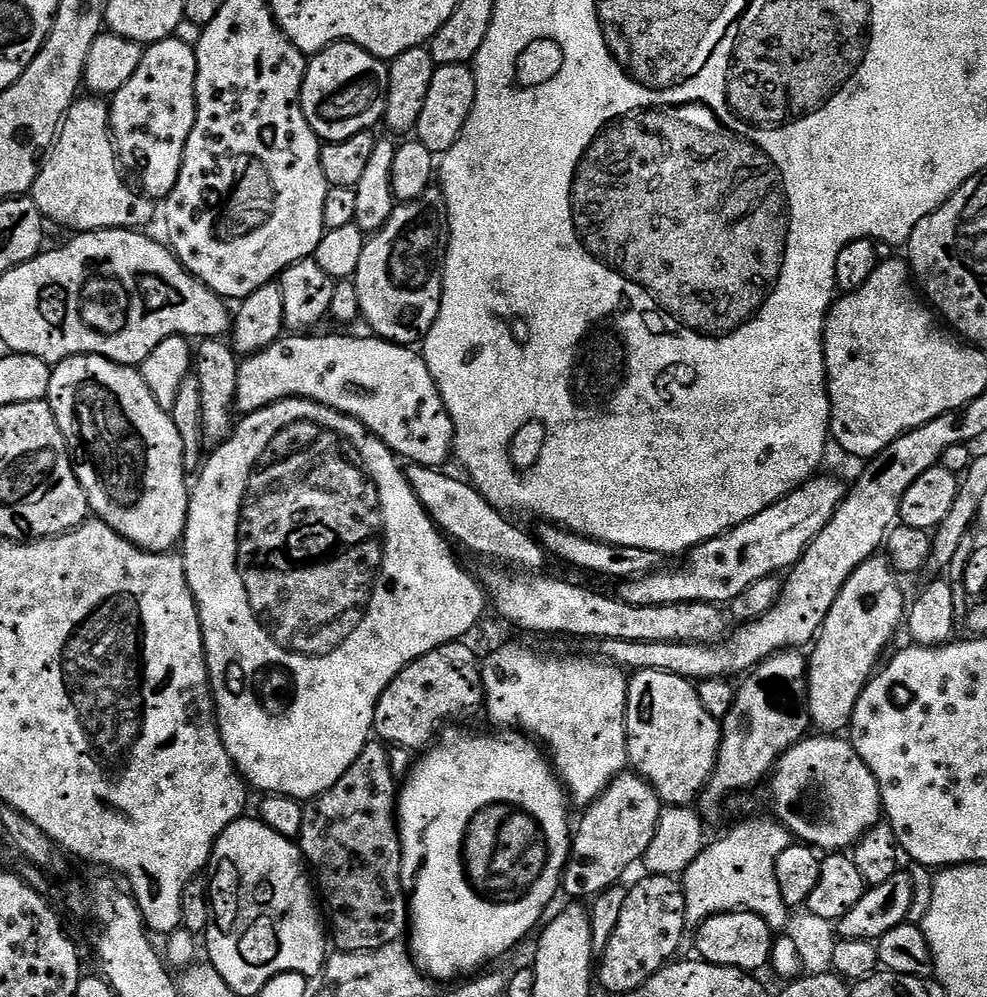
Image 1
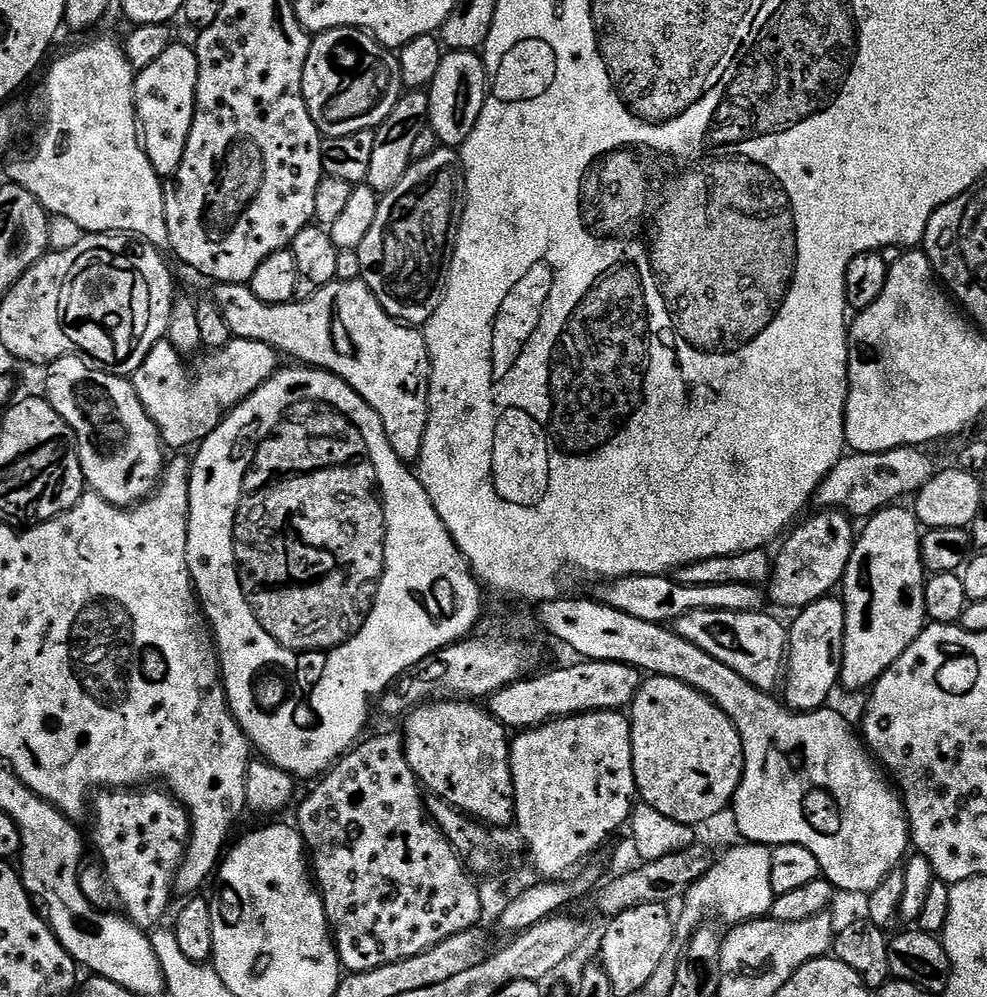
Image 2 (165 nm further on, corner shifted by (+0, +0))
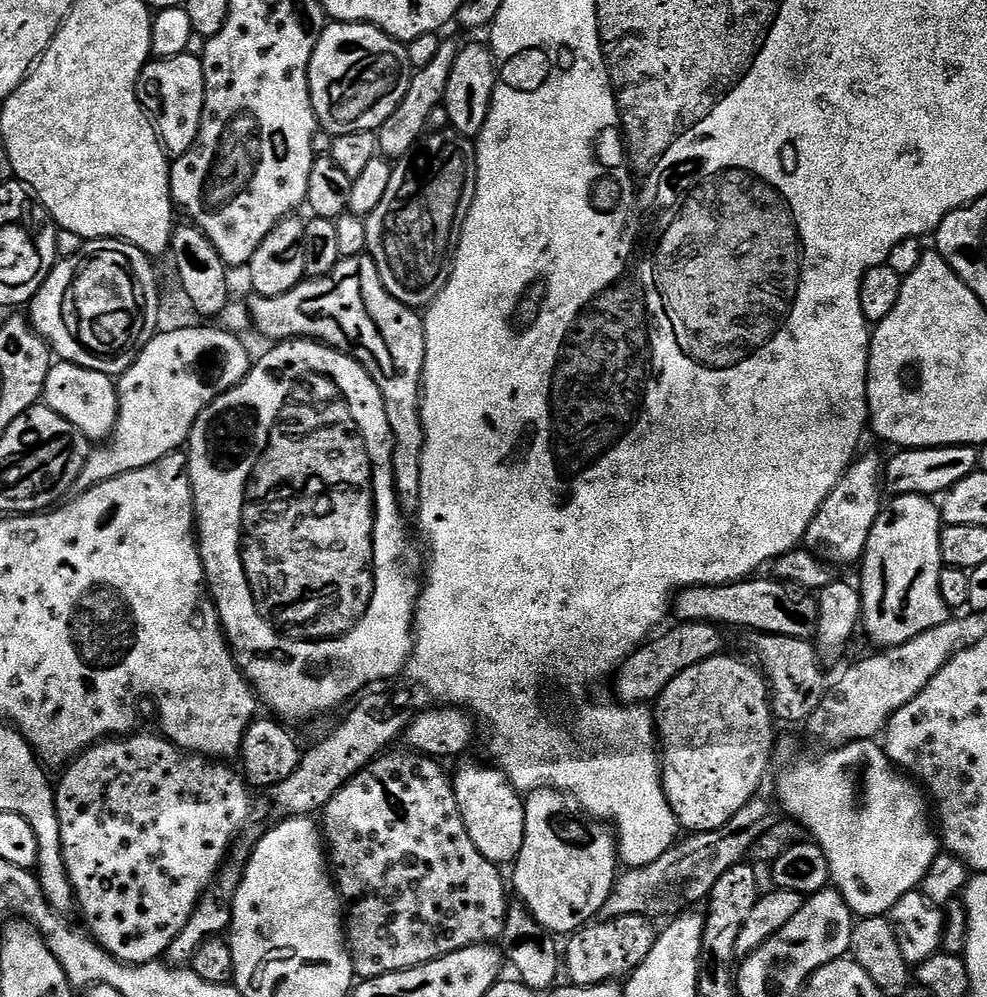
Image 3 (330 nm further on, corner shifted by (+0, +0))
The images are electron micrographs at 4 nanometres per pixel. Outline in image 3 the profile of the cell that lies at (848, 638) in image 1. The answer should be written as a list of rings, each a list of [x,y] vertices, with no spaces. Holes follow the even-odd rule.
[[[896,496],[889,504],[887,501],[880,517],[874,522],[874,530],[870,530],[870,538],[866,542],[866,550],[859,565],[858,589],[861,594],[863,631],[868,631],[869,638],[881,649],[902,646],[910,642],[910,638],[918,638],[918,634],[934,626],[942,626],[950,619],[950,609],[946,602],[942,602],[942,594],[938,590],[942,567],[941,527],[940,509],[935,499],[926,496]]]

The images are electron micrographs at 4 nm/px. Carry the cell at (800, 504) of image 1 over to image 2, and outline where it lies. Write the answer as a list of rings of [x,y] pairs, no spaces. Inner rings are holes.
[[[909,446],[907,448],[896,448],[892,452],[858,452],[845,455],[844,459],[838,462],[838,466],[834,466],[834,470],[830,470],[830,474],[816,489],[815,503],[820,503],[819,507],[821,509],[839,510],[852,518],[873,516],[881,508],[903,501],[900,500],[903,496],[909,495],[908,497],[911,497],[913,494],[920,492],[922,486],[926,486],[926,482],[930,482],[930,478],[936,476],[938,465],[924,452],[927,451],[916,446]]]

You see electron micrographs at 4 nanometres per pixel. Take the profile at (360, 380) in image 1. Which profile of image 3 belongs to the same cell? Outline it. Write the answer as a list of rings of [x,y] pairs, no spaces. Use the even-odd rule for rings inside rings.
[[[223,327],[217,328],[172,328],[169,332],[157,331],[152,341],[138,354],[133,364],[123,372],[116,384],[118,398],[118,418],[116,429],[112,432],[110,442],[93,447],[88,453],[86,466],[78,474],[74,485],[77,493],[88,492],[103,480],[121,476],[134,470],[142,470],[172,452],[181,451],[188,443],[188,436],[194,430],[194,422],[223,392],[230,391],[246,378],[252,368],[253,357],[248,357],[248,348],[240,341],[235,332]]]

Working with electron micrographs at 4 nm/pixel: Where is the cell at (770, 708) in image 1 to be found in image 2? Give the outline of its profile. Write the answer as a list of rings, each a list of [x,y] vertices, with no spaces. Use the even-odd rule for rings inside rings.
[[[836,596],[818,599],[801,609],[788,634],[788,669],[786,672],[787,707],[798,712],[815,712],[827,705],[832,690],[839,685],[843,668],[845,640],[845,606]]]

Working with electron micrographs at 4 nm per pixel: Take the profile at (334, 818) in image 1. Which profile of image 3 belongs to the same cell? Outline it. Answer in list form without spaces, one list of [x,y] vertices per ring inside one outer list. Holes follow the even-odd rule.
[[[403,750],[404,752],[389,751],[387,754],[381,754],[376,757],[372,763],[367,764],[363,772],[354,777],[350,782],[346,782],[346,786],[342,786],[342,790],[338,790],[334,794],[334,798],[330,798],[330,802],[322,810],[324,816],[324,824],[322,820],[322,839],[326,845],[326,856],[330,861],[330,871],[334,877],[334,883],[340,893],[340,899],[346,905],[346,939],[348,941],[348,952],[352,955],[352,970],[360,980],[369,980],[370,978],[378,978],[382,974],[390,974],[391,972],[401,972],[402,970],[410,970],[414,966],[422,966],[426,962],[434,962],[443,955],[454,954],[463,948],[469,948],[475,944],[492,944],[499,941],[503,934],[504,923],[506,922],[507,912],[510,905],[508,899],[509,889],[506,887],[506,880],[500,877],[501,869],[497,865],[491,864],[486,858],[482,858],[482,854],[478,854],[478,846],[474,846],[474,842],[470,842],[470,834],[466,834],[466,826],[462,822],[462,814],[458,810],[458,802],[456,795],[452,790],[452,781],[449,773],[444,773],[444,768],[439,759],[431,756],[421,756],[420,753],[411,750]]]

